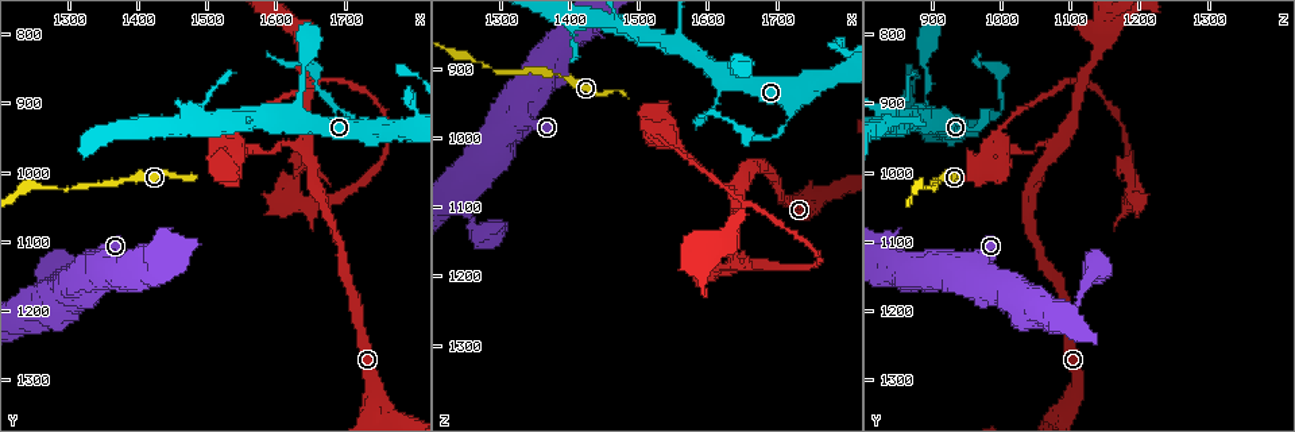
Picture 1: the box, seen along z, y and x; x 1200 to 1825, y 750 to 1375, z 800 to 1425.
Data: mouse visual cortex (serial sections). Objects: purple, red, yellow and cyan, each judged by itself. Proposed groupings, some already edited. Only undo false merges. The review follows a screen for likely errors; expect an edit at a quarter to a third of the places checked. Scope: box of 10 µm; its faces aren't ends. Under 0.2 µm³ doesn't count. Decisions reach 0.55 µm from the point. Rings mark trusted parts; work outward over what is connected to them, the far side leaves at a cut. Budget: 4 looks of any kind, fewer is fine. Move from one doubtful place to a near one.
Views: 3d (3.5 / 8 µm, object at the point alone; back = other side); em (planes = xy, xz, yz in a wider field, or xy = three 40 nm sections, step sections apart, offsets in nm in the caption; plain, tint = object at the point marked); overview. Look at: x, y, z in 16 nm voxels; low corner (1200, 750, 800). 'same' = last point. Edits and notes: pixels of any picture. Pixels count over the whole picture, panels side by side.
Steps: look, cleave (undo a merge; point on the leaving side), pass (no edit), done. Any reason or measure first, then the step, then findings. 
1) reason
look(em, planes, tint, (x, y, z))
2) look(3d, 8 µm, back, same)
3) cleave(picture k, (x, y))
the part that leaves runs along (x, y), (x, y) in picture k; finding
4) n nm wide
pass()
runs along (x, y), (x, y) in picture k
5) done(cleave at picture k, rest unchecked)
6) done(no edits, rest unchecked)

abrupt turn
look(3d, 3.5 µm, back, (1650, 965, 1075))

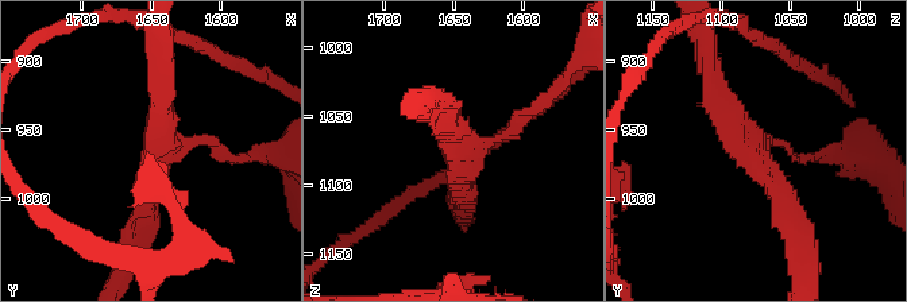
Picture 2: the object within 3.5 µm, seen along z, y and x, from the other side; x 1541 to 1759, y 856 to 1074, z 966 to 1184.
3 arms; arms of 100, 250, 300 nm; now the EM
look(em, planes, tint, (1644, 970, 1076))

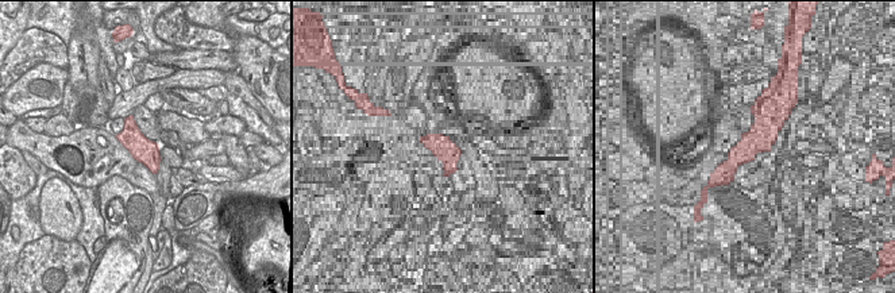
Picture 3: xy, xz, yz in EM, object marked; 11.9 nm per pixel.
pass()
runs along (447, 100), (459, 153), (529, 115) in picture 2; continuous, no second cell

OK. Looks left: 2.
calibre changes
look(3d, 3.5 µm, back, (1540, 965, 995))

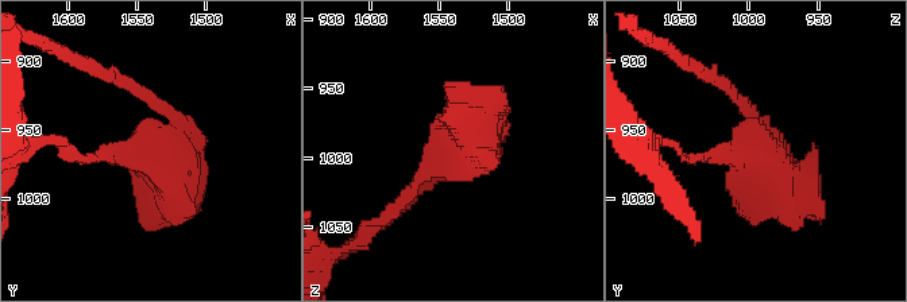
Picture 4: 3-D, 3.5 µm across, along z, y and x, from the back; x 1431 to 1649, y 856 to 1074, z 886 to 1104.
3 arms; arms of 150, 150, 450 nm; need the tissue
look(em, xy, step 5, tint, (1546, 964, 1000))

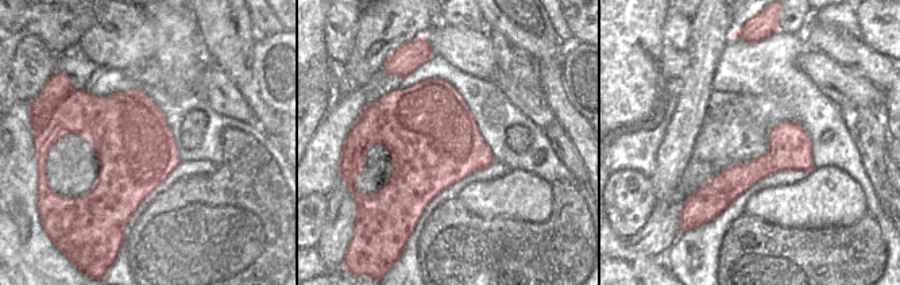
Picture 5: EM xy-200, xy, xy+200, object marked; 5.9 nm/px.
cleave(picture 4, (127, 84))
the part that leaves runs along (174, 126), (150, 96), (80, 62) in picture 4; two cells meet here

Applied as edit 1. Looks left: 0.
done(cleave at picture 4, rest unchecked)

